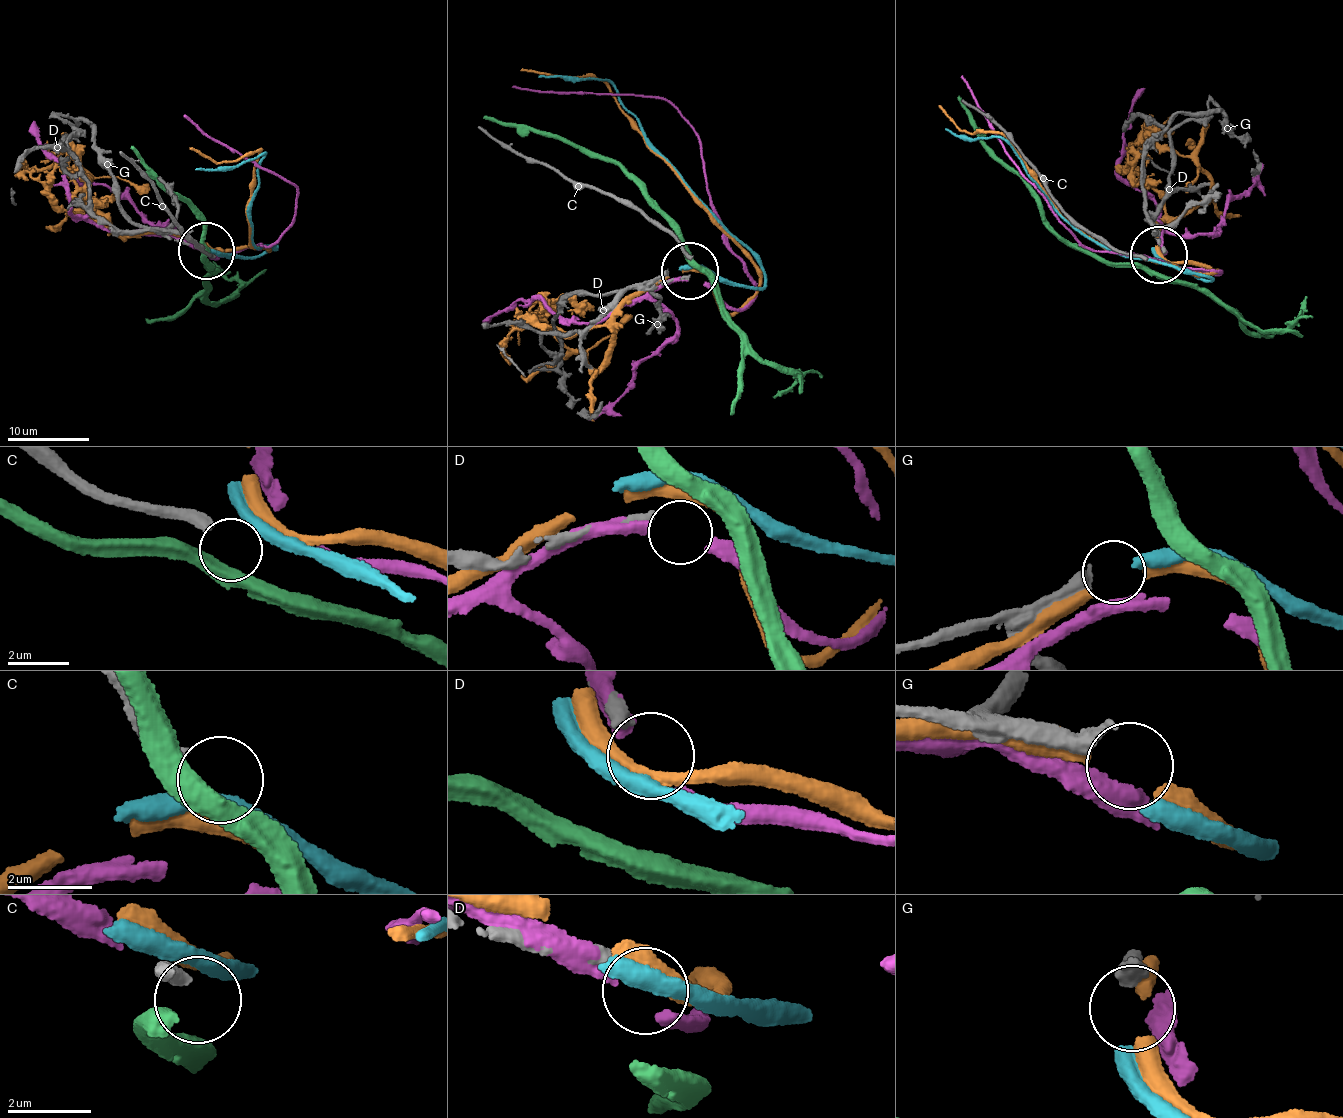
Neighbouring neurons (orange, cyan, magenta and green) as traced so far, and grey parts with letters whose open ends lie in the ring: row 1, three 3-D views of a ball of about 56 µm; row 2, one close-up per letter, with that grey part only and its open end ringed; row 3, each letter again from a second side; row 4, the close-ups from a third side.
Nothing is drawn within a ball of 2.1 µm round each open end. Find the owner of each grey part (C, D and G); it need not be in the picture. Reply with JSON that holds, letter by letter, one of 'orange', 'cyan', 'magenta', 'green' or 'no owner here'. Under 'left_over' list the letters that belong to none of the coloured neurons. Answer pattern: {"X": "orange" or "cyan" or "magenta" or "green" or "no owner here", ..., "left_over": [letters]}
{"C": "no owner here", "D": "no owner here", "G": "no owner here", "left_over": ["C", "D", "G"]}

